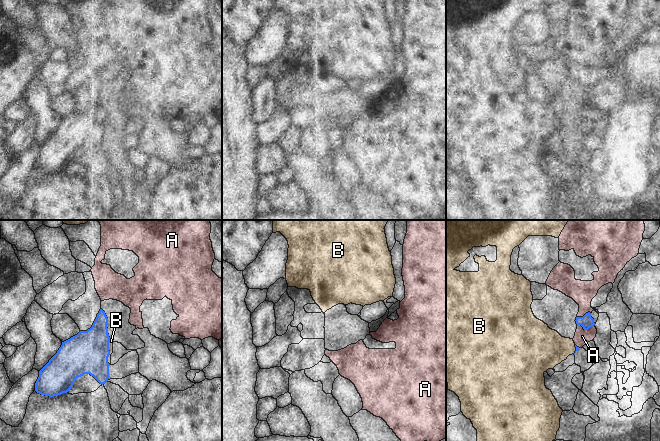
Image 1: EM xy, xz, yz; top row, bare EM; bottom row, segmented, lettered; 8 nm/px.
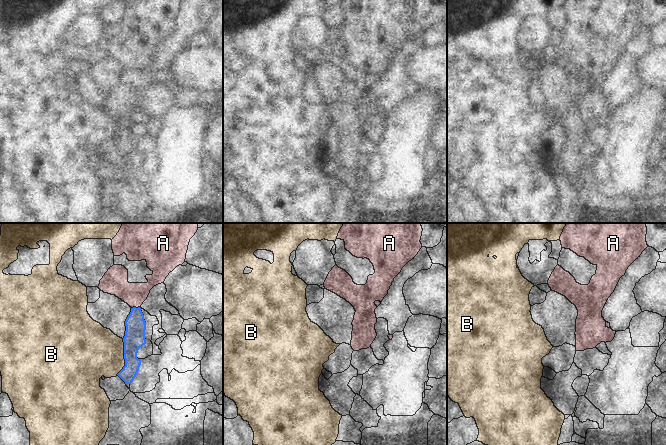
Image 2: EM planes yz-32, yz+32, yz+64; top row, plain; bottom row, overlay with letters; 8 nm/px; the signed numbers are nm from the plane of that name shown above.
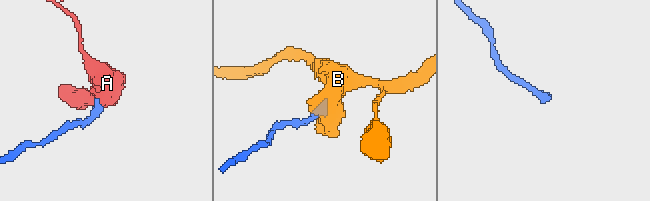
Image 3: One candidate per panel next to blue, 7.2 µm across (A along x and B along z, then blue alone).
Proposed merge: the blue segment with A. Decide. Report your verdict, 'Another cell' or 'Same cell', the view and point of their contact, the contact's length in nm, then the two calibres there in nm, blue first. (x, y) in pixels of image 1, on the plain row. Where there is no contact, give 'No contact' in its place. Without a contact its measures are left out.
Another cell. Touches blue at yz (585, 105). Shared border 140 nm. Thickness 100 nm (blue) against 120 nm

